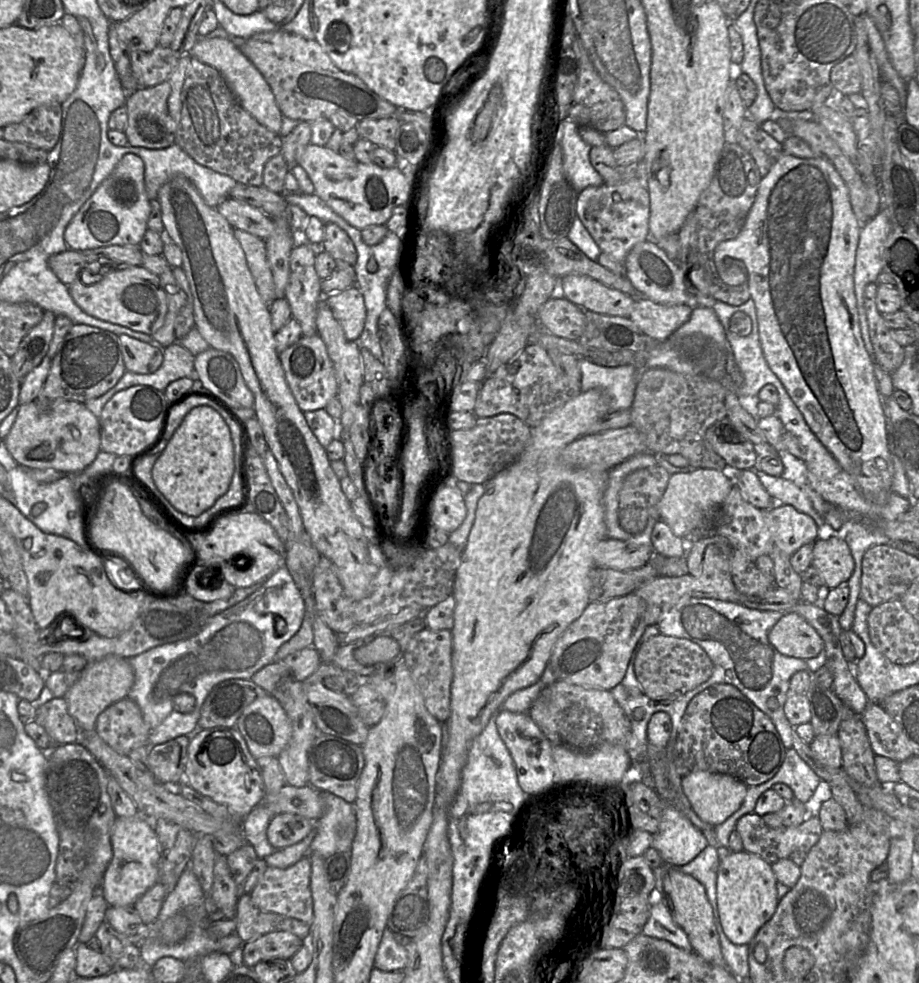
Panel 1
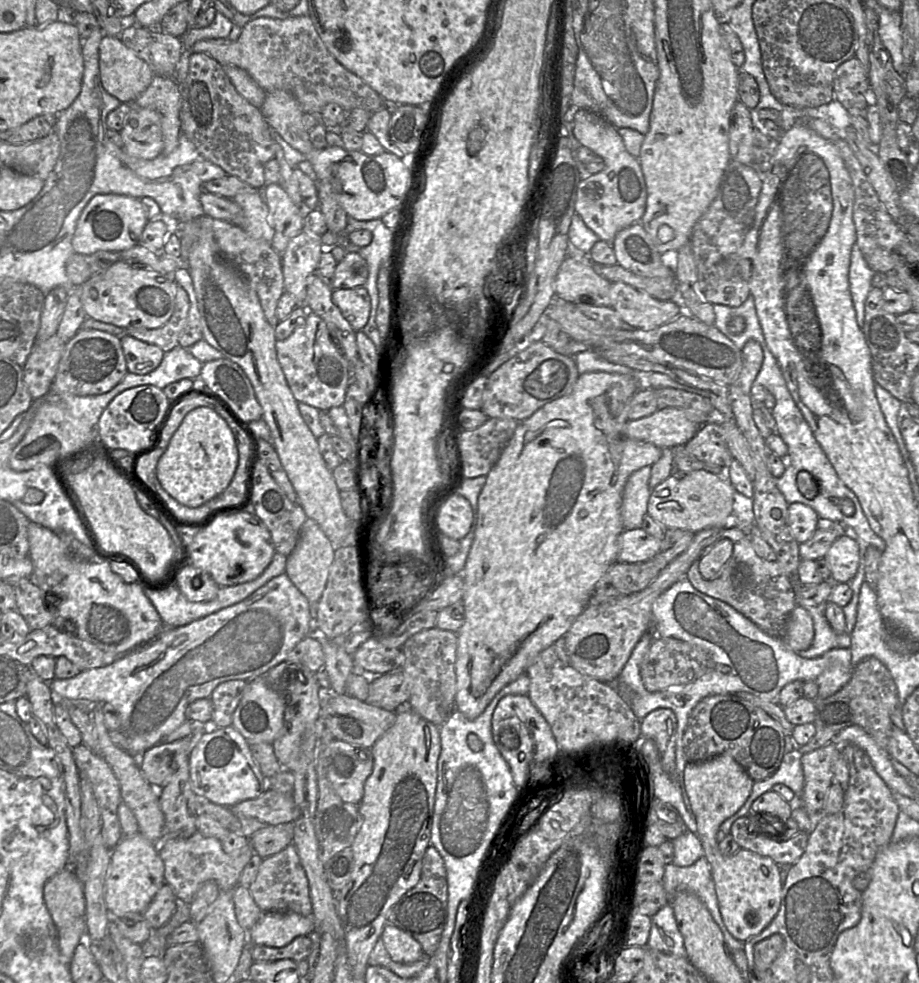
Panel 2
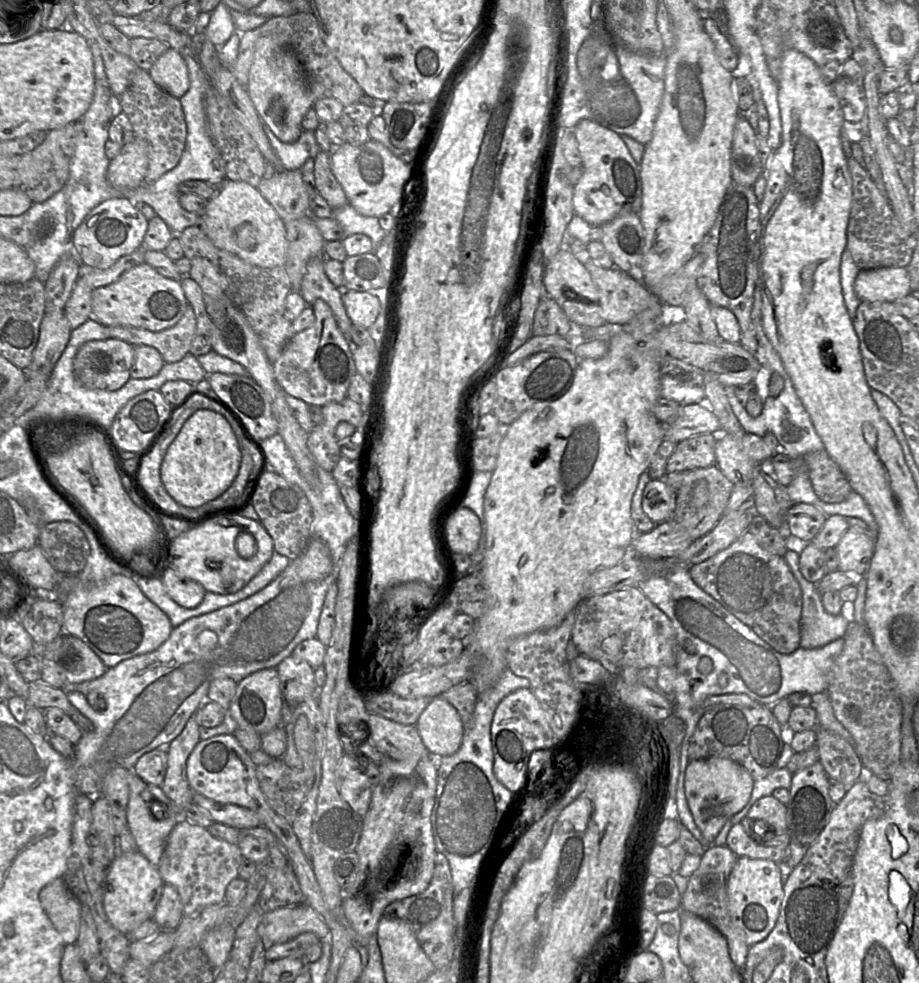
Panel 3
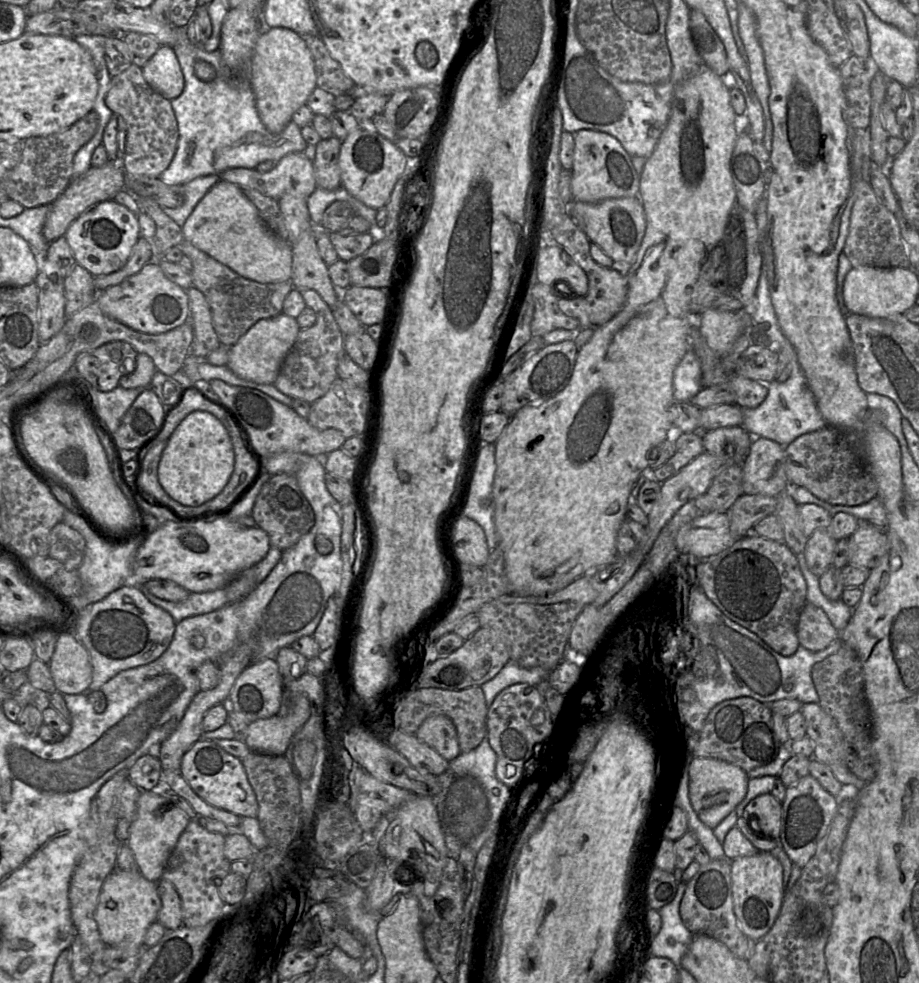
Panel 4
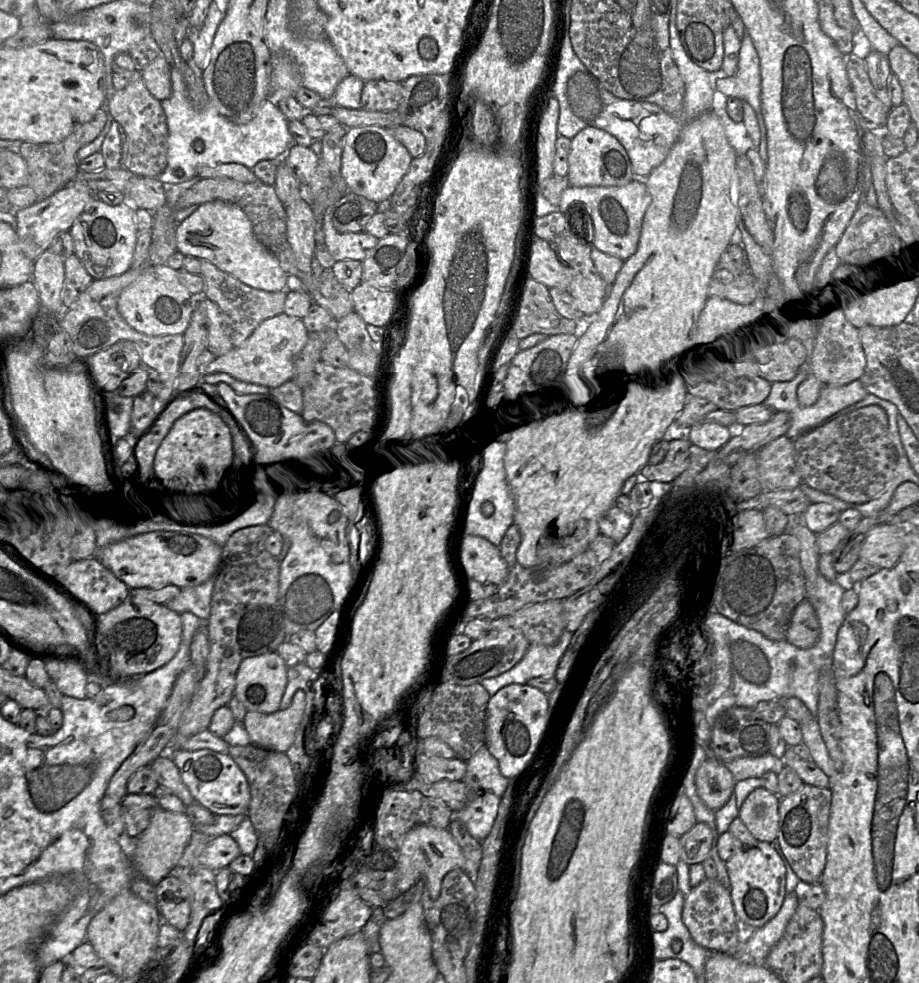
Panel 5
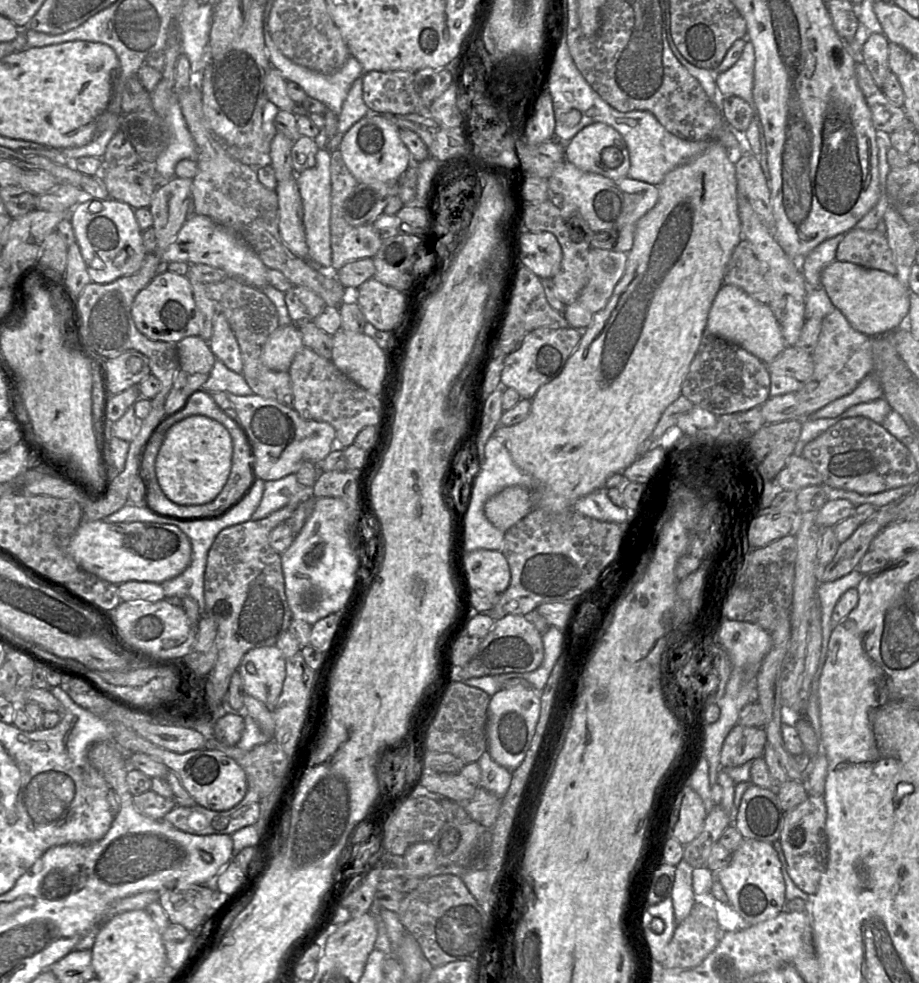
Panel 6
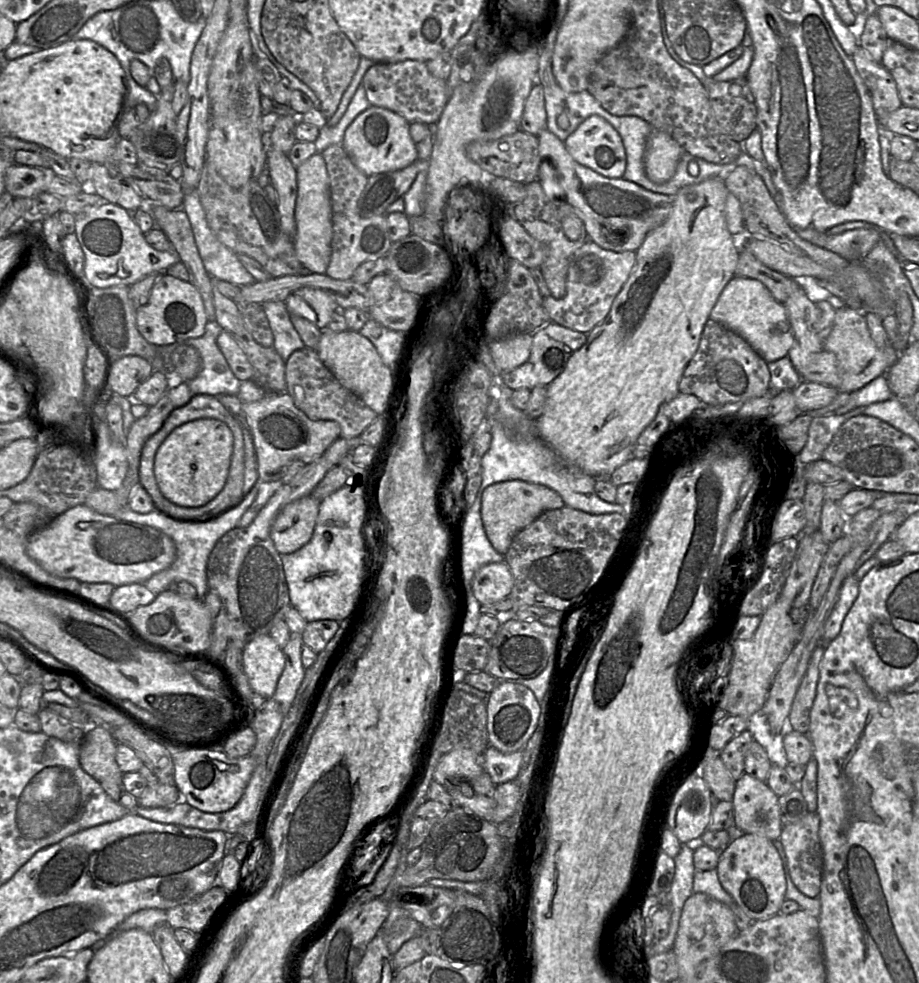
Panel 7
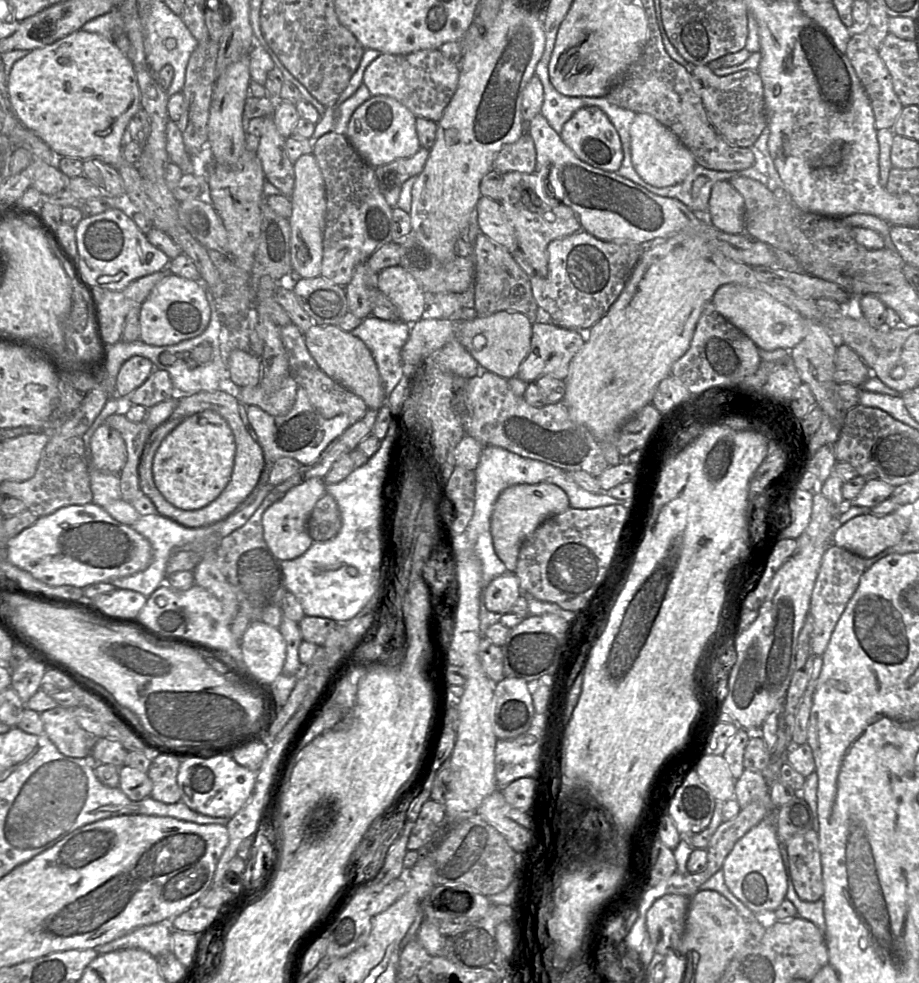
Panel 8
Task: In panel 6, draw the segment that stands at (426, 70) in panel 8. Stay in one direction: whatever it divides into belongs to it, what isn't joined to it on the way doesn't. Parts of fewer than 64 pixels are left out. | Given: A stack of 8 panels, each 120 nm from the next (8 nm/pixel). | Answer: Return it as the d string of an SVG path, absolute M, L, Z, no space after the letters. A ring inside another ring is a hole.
M405 70L368 71L362 75L363 100L380 114L428 115L415 89L414 73Z

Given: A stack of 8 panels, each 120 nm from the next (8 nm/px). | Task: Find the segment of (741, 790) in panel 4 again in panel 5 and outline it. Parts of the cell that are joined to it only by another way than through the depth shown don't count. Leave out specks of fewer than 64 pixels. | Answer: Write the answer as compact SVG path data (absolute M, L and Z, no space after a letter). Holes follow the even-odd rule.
M708 757L697 770L695 783L700 799L708 808L717 811L729 800L736 780L723 762Z

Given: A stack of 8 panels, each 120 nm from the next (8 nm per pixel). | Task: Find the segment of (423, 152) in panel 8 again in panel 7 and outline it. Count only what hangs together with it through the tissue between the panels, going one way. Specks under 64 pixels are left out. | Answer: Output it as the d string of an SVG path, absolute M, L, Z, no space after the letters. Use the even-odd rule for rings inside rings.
M418 161L401 170L370 176L358 200L359 215L370 218L385 214L387 208L410 189L418 174Z

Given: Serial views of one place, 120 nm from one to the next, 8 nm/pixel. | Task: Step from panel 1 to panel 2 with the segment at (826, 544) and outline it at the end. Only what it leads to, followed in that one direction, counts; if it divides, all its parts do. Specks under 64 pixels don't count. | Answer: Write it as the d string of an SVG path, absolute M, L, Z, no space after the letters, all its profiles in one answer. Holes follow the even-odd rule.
M848 535L839 536L824 556L834 583L849 583L859 566L859 545Z

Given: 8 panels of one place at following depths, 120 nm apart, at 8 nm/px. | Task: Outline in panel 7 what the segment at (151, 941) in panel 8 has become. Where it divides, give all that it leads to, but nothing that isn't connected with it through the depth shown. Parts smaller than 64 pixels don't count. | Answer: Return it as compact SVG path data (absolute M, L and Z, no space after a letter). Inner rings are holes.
M147 908L137 911L126 917L107 936L96 941L90 948L93 952L104 947L110 940L114 939L121 932L131 929L142 929L146 932L152 931L159 925L167 923L166 911L158 908Z

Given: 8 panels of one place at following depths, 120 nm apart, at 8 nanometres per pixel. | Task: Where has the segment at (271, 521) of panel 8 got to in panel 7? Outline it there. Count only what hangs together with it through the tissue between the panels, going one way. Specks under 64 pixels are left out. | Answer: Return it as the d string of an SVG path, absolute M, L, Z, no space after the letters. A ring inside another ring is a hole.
M308 495L287 504L279 512L272 524L270 536L280 555L294 553L310 541L320 502Z

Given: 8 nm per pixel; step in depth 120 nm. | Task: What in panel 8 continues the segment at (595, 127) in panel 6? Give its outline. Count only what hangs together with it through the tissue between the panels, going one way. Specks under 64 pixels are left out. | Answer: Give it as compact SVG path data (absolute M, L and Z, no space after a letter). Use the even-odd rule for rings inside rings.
M596 106L577 110L563 125L560 137L580 160L595 168L617 172L622 164L624 153L620 136L608 116Z

